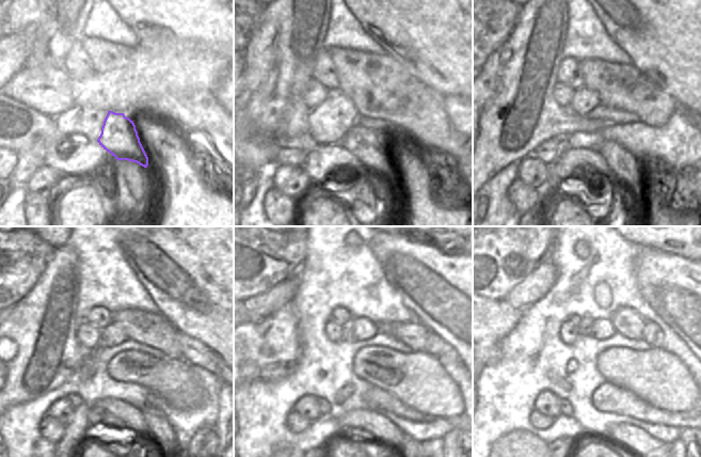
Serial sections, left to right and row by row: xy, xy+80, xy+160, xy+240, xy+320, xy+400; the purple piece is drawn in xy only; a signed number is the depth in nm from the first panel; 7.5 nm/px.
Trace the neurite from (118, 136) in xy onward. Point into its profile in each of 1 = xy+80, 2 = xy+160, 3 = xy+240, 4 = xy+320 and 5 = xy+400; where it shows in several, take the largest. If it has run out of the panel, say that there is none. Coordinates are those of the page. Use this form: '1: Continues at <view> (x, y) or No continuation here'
1: Continues at xy+80 (364, 143)
2: Continues at xy+160 (622, 162)
3: Continues at xy+240 (168, 442)
4: Continues at xy+320 (408, 443)
5: No continuation here

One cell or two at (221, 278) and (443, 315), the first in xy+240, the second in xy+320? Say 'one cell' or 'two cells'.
one cell

